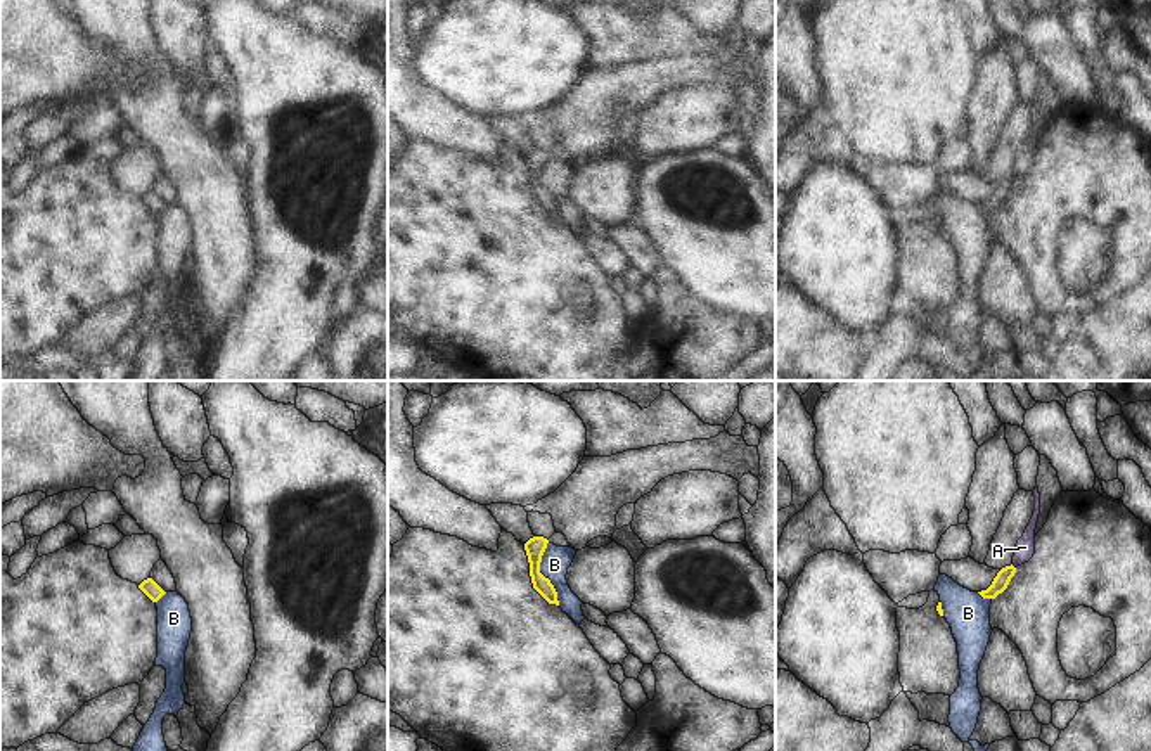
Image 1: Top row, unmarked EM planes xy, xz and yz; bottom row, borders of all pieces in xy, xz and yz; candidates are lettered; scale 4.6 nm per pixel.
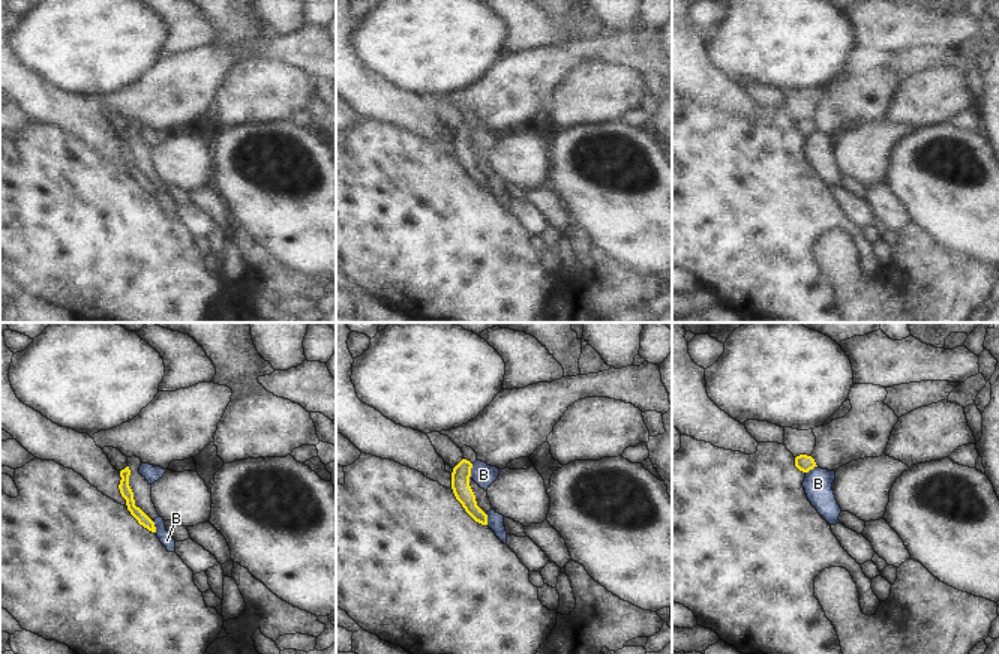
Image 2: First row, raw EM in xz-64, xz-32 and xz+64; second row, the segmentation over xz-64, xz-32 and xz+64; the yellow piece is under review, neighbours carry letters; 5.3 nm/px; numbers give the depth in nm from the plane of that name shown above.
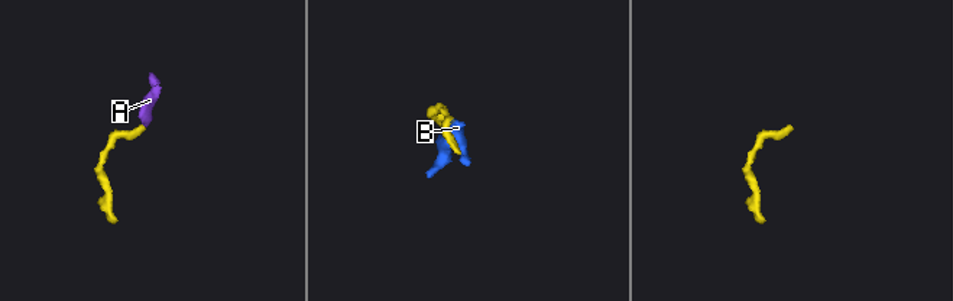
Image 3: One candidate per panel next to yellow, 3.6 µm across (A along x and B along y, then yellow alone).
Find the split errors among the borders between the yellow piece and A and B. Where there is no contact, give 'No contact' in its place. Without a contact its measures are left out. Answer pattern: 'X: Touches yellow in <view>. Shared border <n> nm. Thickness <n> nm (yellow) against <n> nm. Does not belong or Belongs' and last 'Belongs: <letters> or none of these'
A: Touches yellow in yz. Shared border 30 nm. Thickness 70 nm (yellow) against 90 nm. Belongs
B: Touches yellow in xz. Shared border 300 nm. Thickness 90 nm (yellow) against 130 nm. Does not belong
Belongs: A.

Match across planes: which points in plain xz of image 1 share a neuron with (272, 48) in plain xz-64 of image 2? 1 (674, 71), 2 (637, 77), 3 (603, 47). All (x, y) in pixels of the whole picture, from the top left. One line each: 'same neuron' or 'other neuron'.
1: same neuron
2: same neuron
3: other neuron

